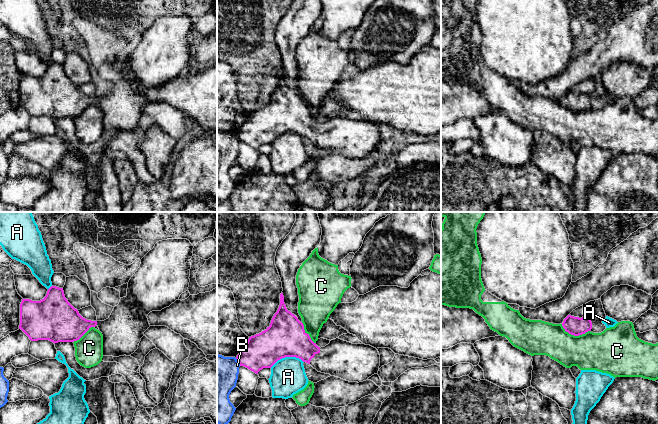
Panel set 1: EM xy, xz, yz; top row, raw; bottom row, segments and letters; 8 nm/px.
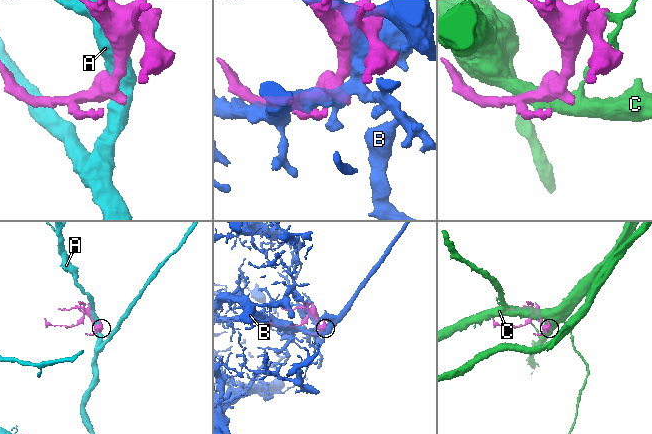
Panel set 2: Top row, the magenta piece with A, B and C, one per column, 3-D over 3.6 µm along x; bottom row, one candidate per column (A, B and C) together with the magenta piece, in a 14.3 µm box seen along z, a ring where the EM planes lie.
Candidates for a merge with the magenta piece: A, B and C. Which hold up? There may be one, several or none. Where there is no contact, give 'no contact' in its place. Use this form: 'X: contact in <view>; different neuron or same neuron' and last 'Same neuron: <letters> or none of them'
A: contact in xz; different neuron
B: contact in xz; different neuron
C: contact in yz; different neuron
Same neuron: none of them

